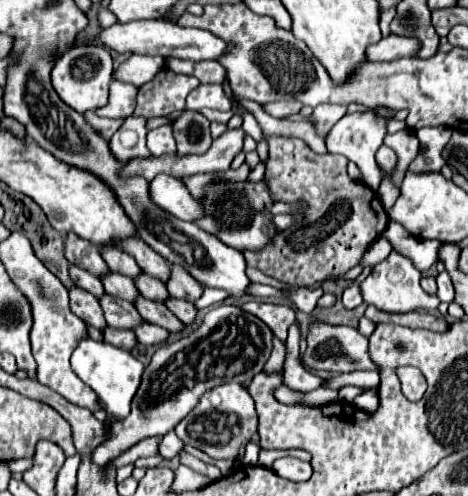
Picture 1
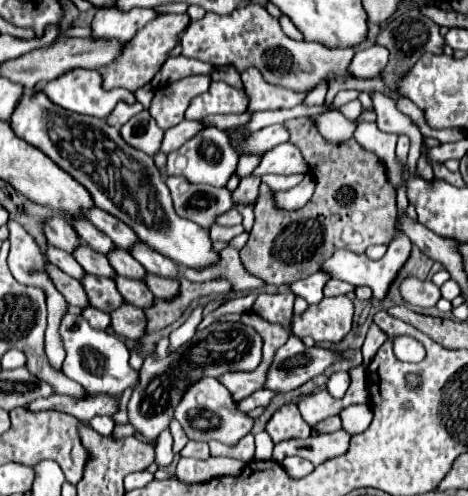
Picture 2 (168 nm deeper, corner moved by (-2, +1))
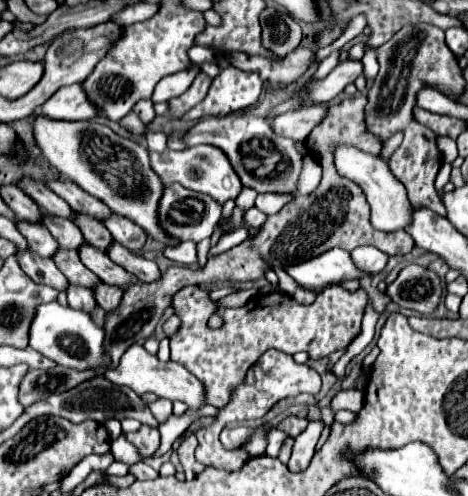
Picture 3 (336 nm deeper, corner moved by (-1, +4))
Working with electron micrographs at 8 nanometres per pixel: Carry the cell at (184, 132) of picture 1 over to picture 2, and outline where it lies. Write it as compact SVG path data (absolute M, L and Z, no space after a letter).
M204 127L196 137L192 137L192 141L184 143L184 147L168 155L166 171L168 175L182 175L190 183L206 183L212 187L224 187L230 175L236 171L236 165L238 165L238 155L232 151L228 135L216 127Z

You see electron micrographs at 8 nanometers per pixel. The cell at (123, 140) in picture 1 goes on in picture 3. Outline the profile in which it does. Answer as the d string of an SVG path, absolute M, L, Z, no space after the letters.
M171 184L171 186L165 186L163 196L159 200L159 226L163 226L163 230L167 230L171 238L179 238L179 242L183 240L201 242L203 238L209 238L213 234L215 224L221 218L221 210L223 206L215 202L211 196L187 190L179 184Z

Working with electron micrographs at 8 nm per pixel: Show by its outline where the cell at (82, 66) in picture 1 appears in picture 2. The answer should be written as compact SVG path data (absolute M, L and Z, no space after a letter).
M72 69L68 75L60 75L52 79L44 93L52 99L52 103L82 115L92 117L106 117L112 113L120 99L134 103L134 95L126 89L102 89L102 75L100 71L92 69Z

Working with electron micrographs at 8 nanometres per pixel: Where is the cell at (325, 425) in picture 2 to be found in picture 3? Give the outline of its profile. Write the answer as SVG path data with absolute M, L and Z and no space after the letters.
M322 420L309 421L307 428L295 438L295 446L293 446L289 464L287 464L293 472L301 472L309 466L324 427Z

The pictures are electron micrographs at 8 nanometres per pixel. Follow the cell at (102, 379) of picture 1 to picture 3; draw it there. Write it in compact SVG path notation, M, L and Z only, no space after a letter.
M57 302L37 306L29 330L29 346L55 360L57 364L75 370L89 370L109 364L109 358L103 352L103 328L97 326L87 312L73 310Z

